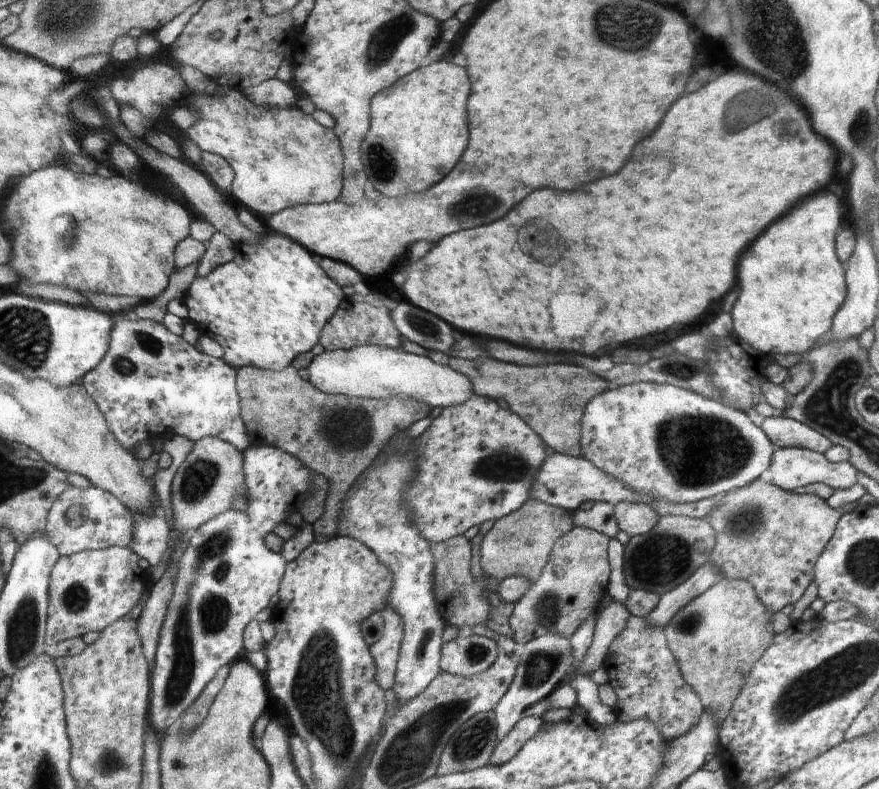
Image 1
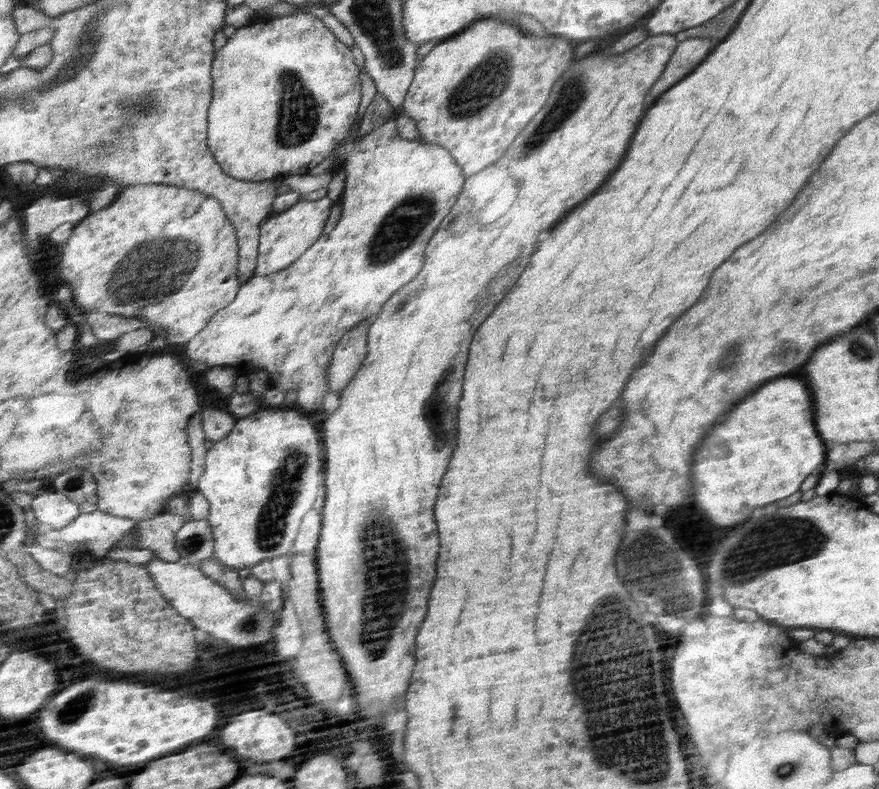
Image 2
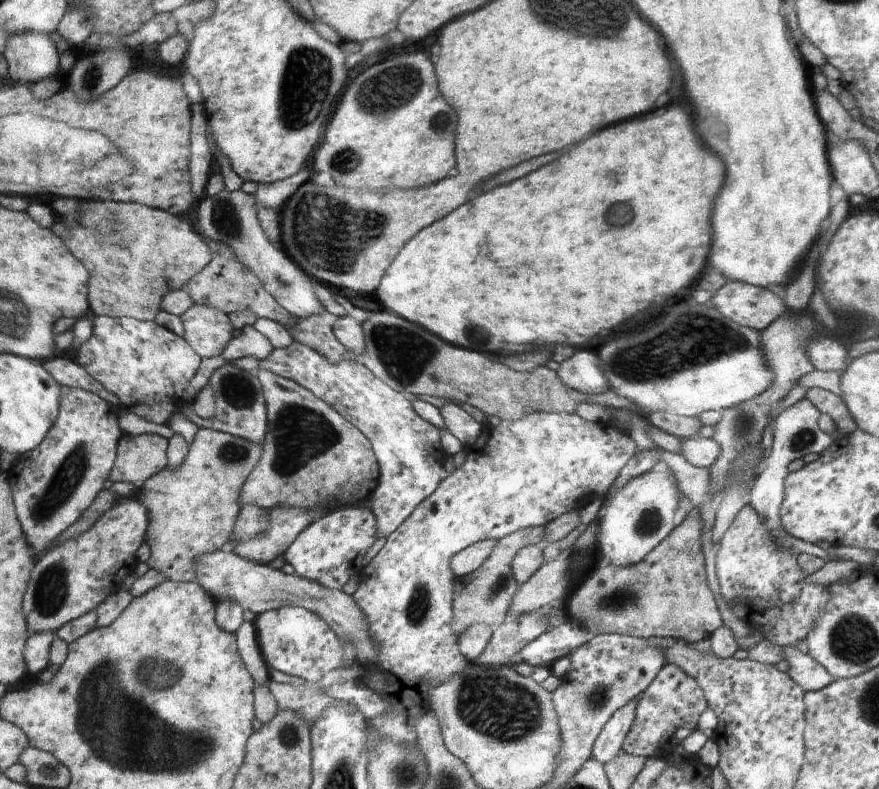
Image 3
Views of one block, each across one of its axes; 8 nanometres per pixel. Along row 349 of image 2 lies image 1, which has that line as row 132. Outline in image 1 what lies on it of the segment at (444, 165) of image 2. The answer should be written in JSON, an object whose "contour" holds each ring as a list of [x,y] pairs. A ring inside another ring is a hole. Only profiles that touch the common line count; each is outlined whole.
{"contour":[[[224,87],[224,92],[212,96],[212,94],[192,94],[189,96],[189,104],[193,105],[202,114],[200,122],[196,126],[189,128],[186,133],[191,137],[196,144],[202,145],[202,150],[213,152],[224,156],[226,160],[230,161],[230,164],[234,167],[237,172],[237,179],[234,182],[233,190],[231,194],[240,202],[243,202],[250,212],[255,212],[255,216],[273,216],[277,212],[284,210],[285,208],[303,205],[303,204],[320,204],[334,202],[339,200],[341,192],[344,190],[344,149],[341,147],[341,139],[337,136],[337,133],[328,127],[324,127],[314,118],[312,115],[307,115],[300,110],[298,107],[292,108],[268,108],[268,106],[256,106],[254,102],[250,102],[246,98],[245,91],[233,89],[230,87]]]}

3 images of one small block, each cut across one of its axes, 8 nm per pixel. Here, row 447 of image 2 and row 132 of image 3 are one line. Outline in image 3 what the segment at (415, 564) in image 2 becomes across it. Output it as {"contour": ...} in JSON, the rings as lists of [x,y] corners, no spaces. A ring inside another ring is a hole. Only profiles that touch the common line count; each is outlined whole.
{"contour":[[[404,52],[402,56],[394,56],[394,58],[388,58],[388,60],[376,63],[374,66],[370,66],[360,72],[356,78],[351,79],[346,92],[344,92],[344,98],[334,114],[334,118],[330,120],[328,128],[326,128],[326,140],[322,140],[322,144],[318,146],[318,152],[314,156],[311,167],[314,171],[324,170],[328,174],[332,174],[334,182],[336,184],[342,184],[346,188],[372,188],[372,190],[378,190],[383,188],[422,188],[429,184],[434,184],[444,180],[454,174],[456,168],[456,158],[454,150],[454,138],[456,138],[456,112],[454,108],[450,108],[446,104],[446,100],[442,98],[440,90],[438,90],[438,82],[436,82],[436,74],[434,74],[434,64],[422,54],[422,52],[414,52],[416,56],[410,56],[412,52]]]}

